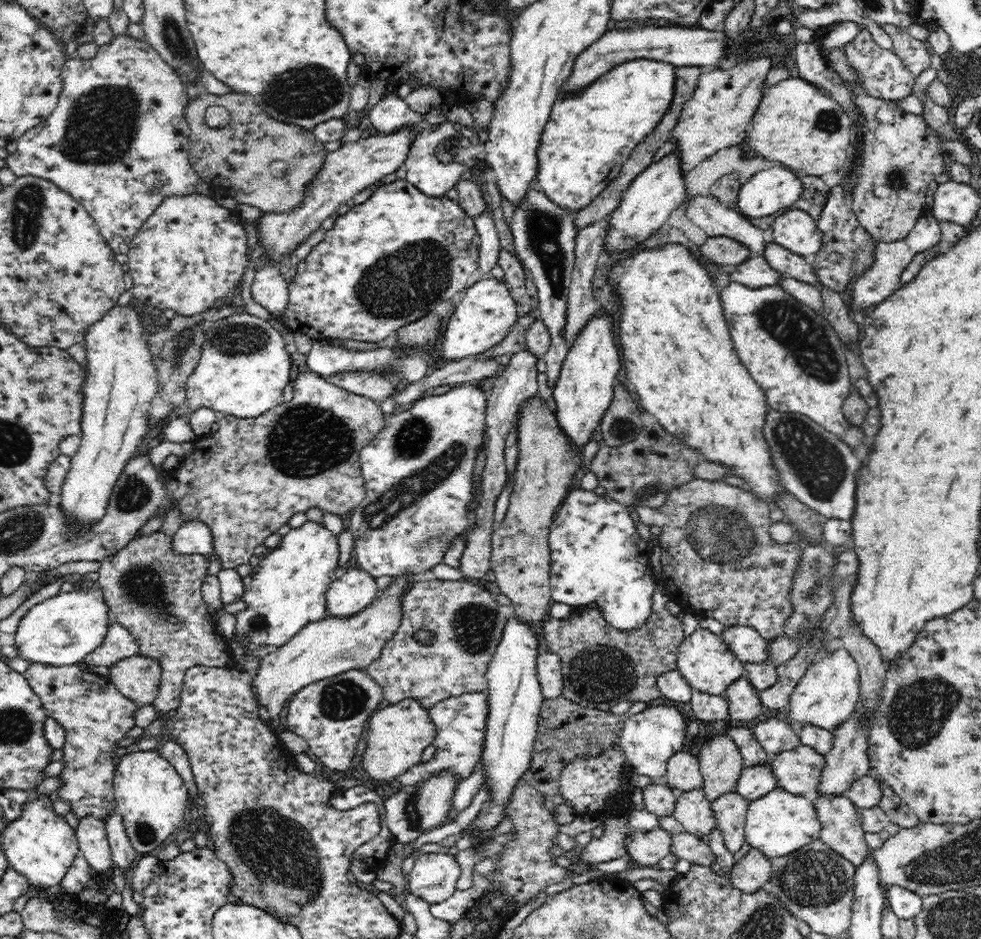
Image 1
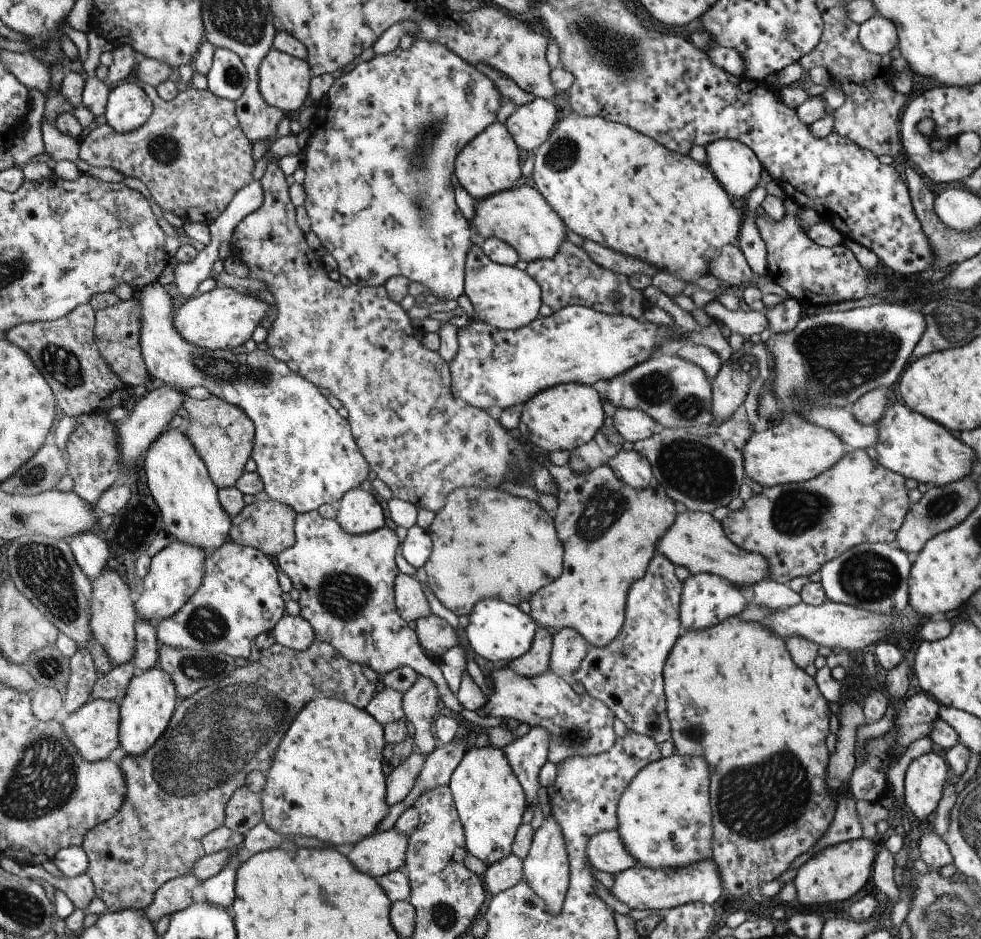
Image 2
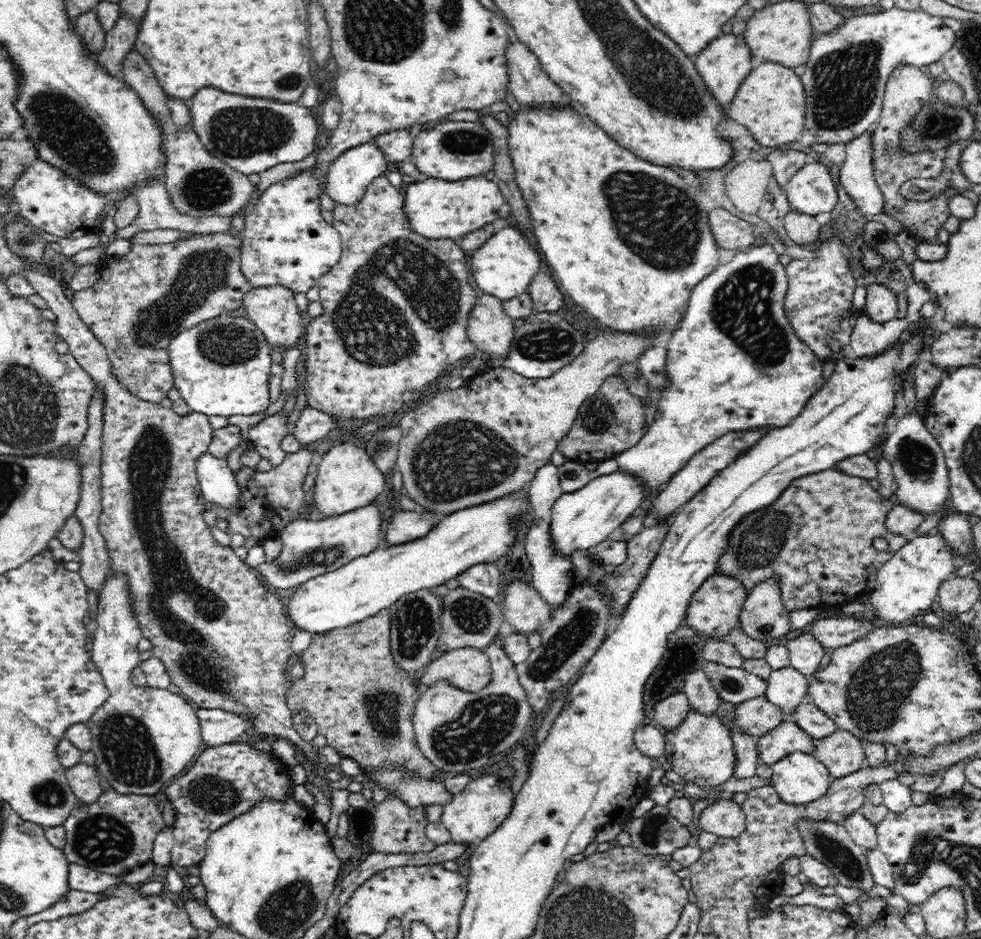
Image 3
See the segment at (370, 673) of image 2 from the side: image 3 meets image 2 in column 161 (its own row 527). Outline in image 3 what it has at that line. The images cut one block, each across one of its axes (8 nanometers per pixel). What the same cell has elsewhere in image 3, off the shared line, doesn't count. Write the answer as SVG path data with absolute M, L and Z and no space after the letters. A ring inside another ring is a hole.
M828 469L802 476L790 482L790 486L784 490L784 493L781 494L776 502L770 504L770 506L766 506L766 508L758 510L756 513L748 514L748 516L734 528L733 534L730 536L730 546L726 548L722 557L718 558L716 574L733 576L733 578L745 584L745 588L749 592L756 584L764 582L766 578L778 578L779 582L781 582L783 602L786 603L786 608L790 612L813 607L823 609L837 608L848 605L858 600L858 598L861 598L863 595L870 595L870 592L874 591L877 586L877 575L881 566L891 557L891 554L900 550L900 548L907 543L908 539L902 534L892 533L892 531L885 526L886 516L888 516L890 510L892 510L892 500L882 497L877 490L872 488L868 481L869 479L867 478L850 476L836 469ZM876 538L884 538L884 540L887 540L888 550L878 551L874 545L872 545L872 542L874 542Z

